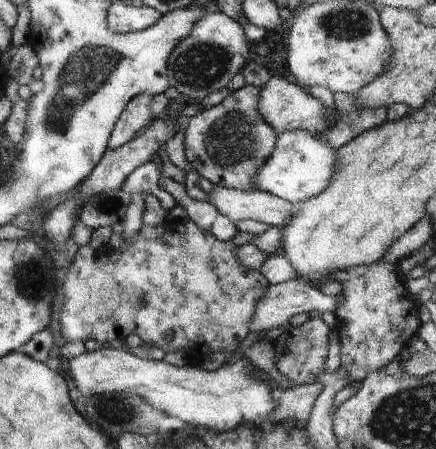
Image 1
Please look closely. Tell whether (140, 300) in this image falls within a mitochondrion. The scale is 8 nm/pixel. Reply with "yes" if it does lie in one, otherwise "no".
yes

